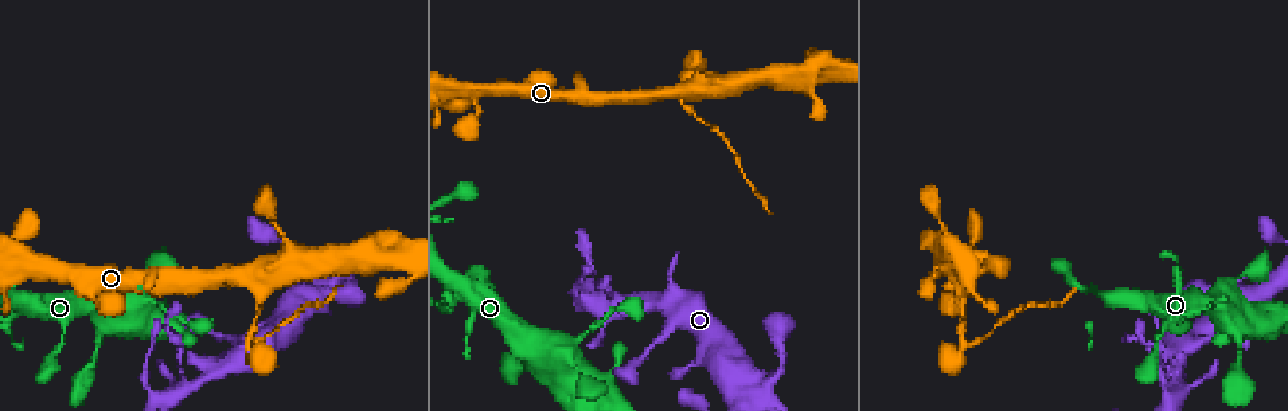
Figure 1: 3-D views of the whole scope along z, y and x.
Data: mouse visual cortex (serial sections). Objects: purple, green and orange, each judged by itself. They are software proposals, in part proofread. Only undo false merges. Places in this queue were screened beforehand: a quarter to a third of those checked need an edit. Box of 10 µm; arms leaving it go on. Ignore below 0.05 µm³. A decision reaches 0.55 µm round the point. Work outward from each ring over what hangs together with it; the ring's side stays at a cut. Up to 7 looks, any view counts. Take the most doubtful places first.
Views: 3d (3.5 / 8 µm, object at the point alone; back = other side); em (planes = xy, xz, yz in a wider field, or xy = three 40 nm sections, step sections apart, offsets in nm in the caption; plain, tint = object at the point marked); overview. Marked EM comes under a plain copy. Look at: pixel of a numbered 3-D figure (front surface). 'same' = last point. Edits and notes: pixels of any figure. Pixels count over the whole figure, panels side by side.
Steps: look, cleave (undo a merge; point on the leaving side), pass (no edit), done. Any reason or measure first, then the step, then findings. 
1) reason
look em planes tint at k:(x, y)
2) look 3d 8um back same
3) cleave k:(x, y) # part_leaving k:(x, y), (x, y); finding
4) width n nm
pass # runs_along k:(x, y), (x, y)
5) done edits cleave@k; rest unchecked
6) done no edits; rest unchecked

calibre changes
look 3d 8um at 1:(685, 92)

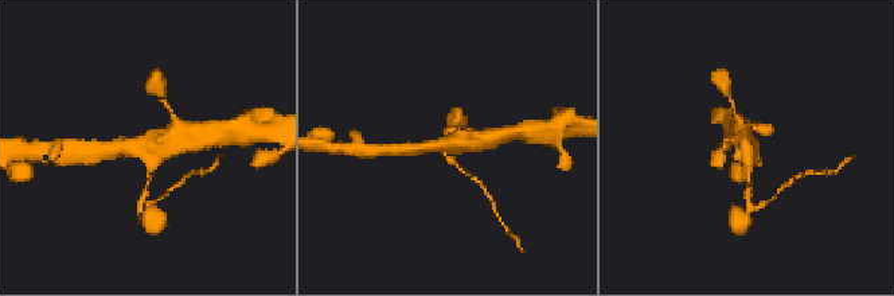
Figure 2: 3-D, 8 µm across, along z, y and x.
look em xy step 1 tint same

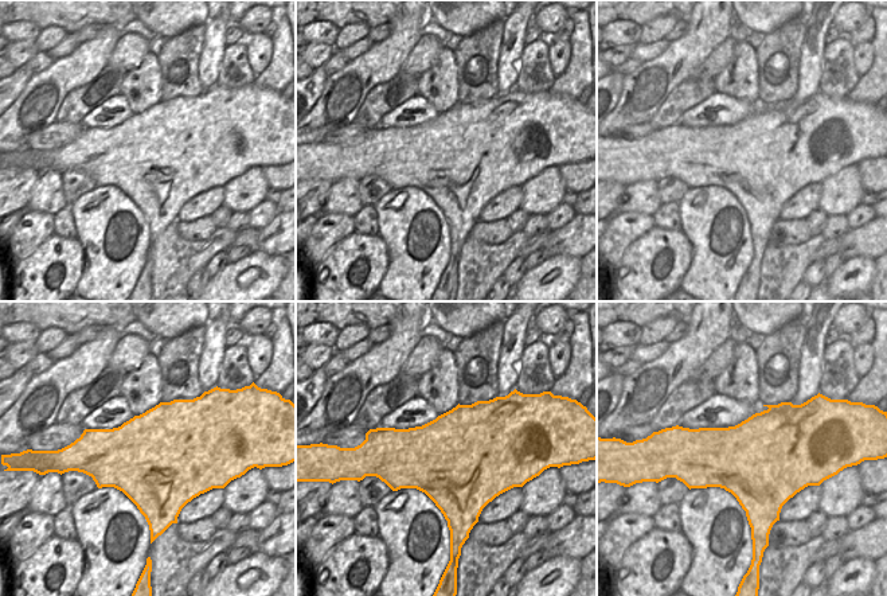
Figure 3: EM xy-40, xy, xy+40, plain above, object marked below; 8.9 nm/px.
pass # runs_along 2:(104, 148), (145, 150), (183, 137); all the same cell

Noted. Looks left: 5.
arms part here
look 3d 3.5um back at 1:(1177, 392)

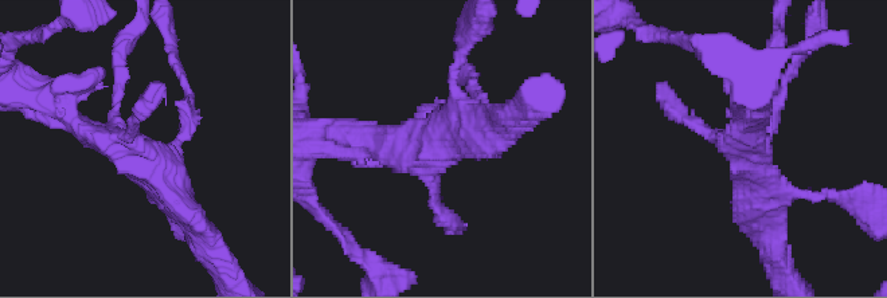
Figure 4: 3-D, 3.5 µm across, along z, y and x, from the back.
look em xy step 5 tint at 4:(116, 141)

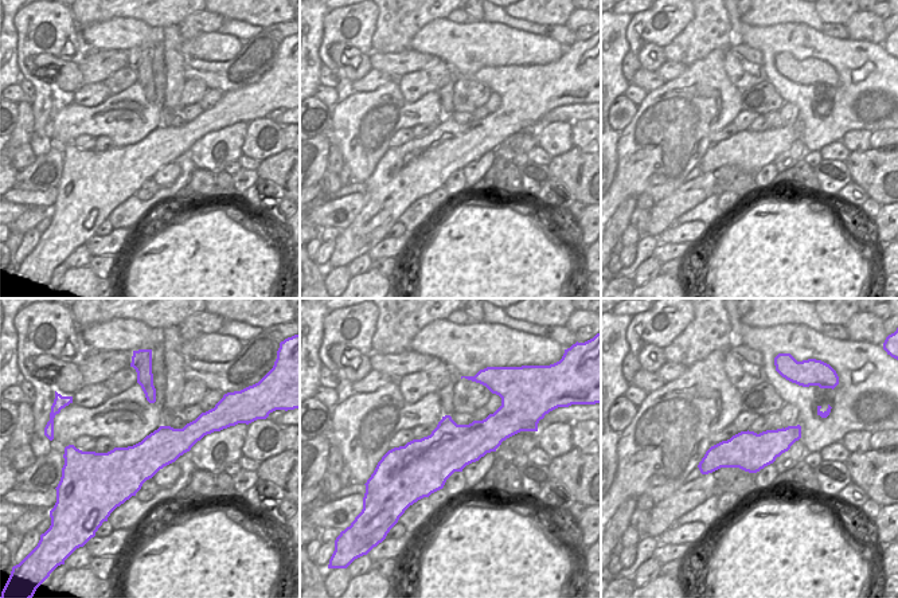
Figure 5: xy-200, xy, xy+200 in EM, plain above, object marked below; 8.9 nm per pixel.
pass # runs_along 5:(797, 429), (702, 466); one cell here

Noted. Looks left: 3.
sharp bend
look 3d 3.5um at 1:(978, 228)

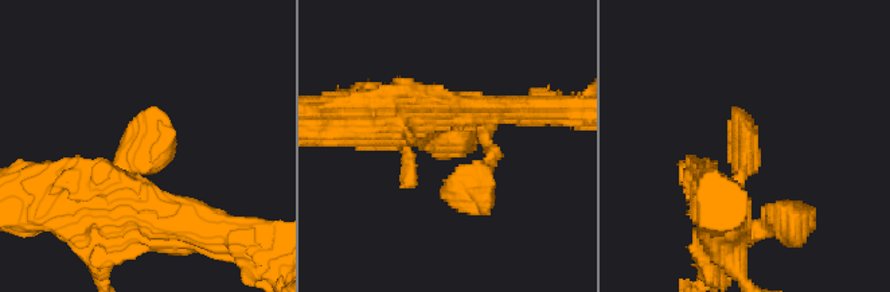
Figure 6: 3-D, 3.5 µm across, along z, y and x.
look em xy step 1 tint at 6:(454, 140)

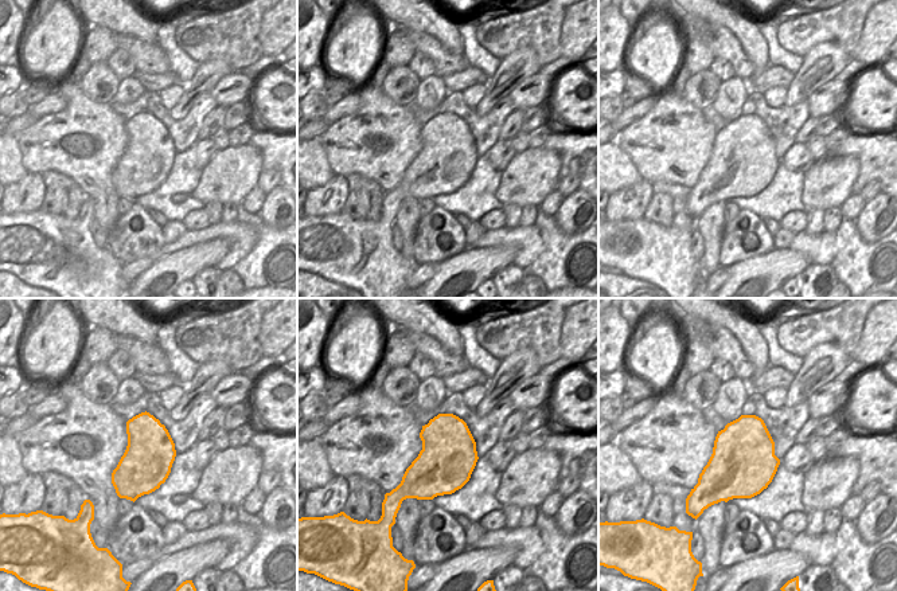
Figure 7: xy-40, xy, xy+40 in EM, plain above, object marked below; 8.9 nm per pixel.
pass # runs_along 6:(97, 206), (159, 112); all the same cell

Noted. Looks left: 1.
done no edits; rest unchecked

